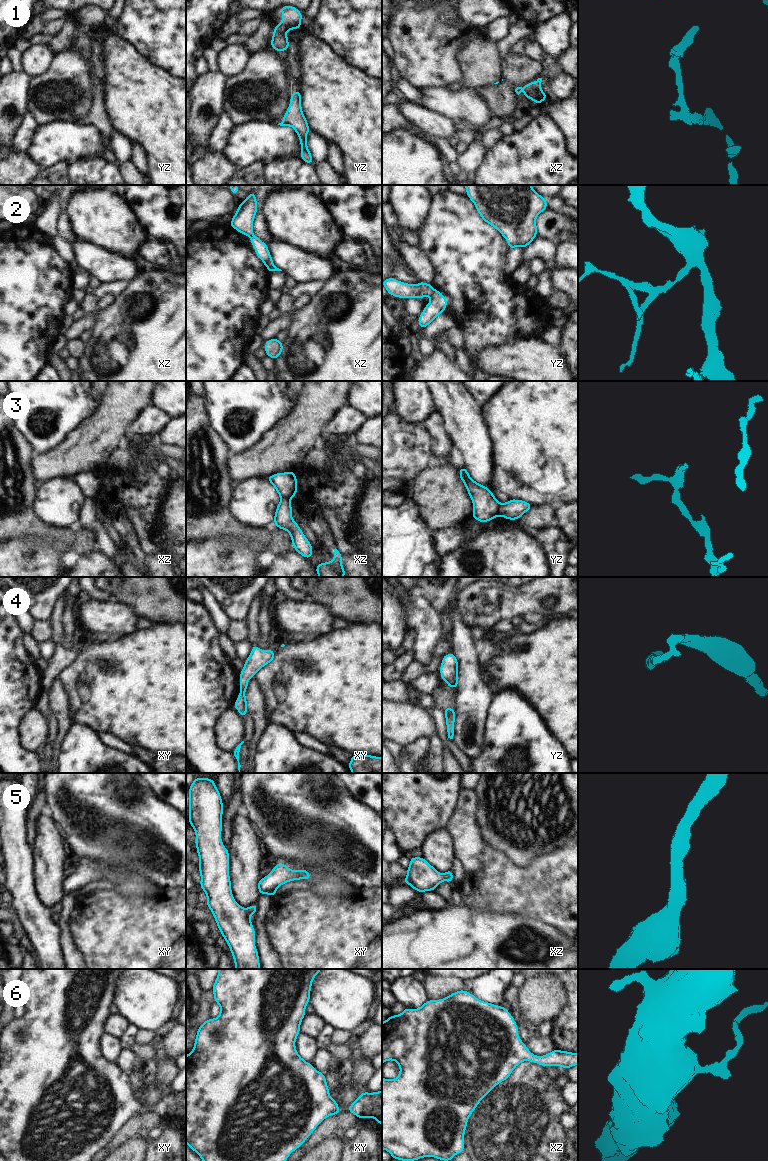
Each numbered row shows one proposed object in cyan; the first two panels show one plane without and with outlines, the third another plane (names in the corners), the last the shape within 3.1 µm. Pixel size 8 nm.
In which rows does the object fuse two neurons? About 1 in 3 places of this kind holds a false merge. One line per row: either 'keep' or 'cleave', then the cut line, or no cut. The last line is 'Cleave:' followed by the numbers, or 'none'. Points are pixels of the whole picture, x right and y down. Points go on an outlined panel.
1: keep; no cut
2: cleave; cut in yz along (434, 290), (431, 298)
3: cleave; cut in yz along (501, 504), (498, 509), (498, 515)
4: keep; no cut
5: keep; no cut
6: keep; no cut
Cleave: 2, 3

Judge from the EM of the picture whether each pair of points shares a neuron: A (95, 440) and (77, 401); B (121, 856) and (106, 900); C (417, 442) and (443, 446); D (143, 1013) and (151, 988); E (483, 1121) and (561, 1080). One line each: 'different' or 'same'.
A: different
B: different
C: different
D: same
E: different

